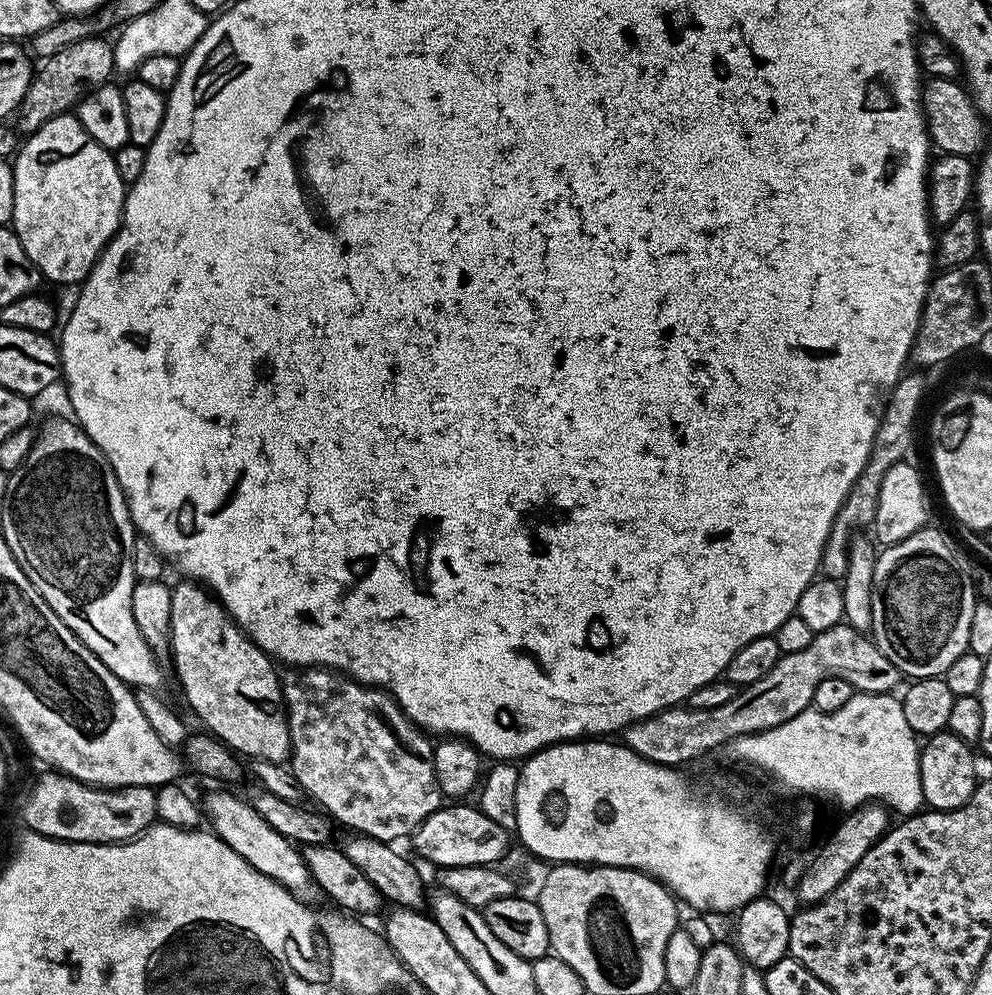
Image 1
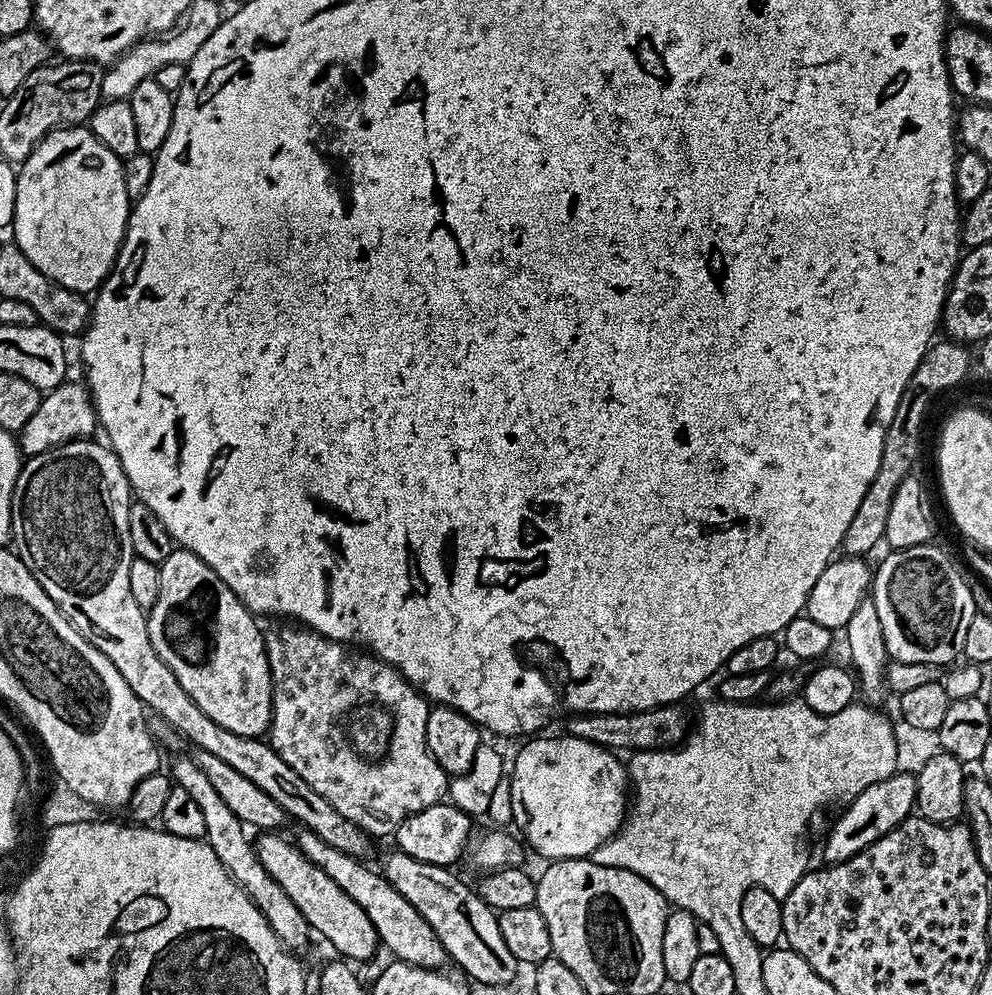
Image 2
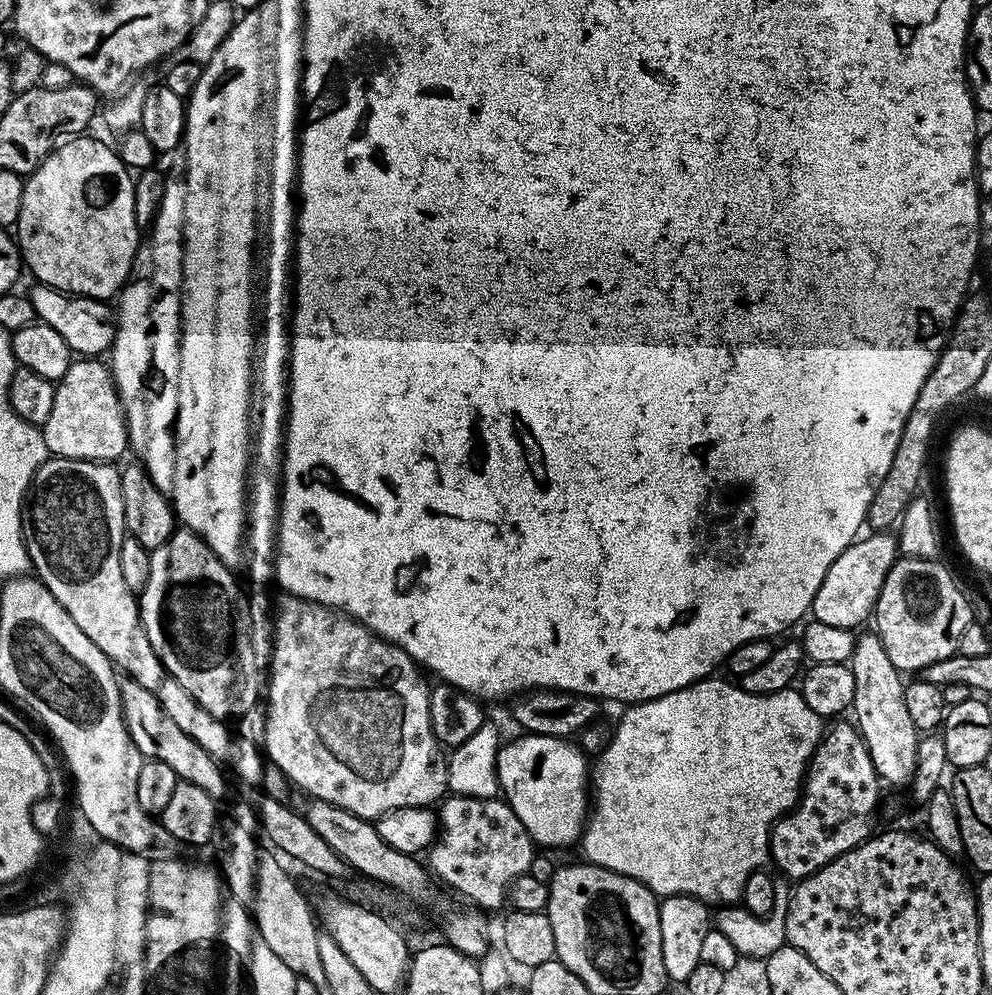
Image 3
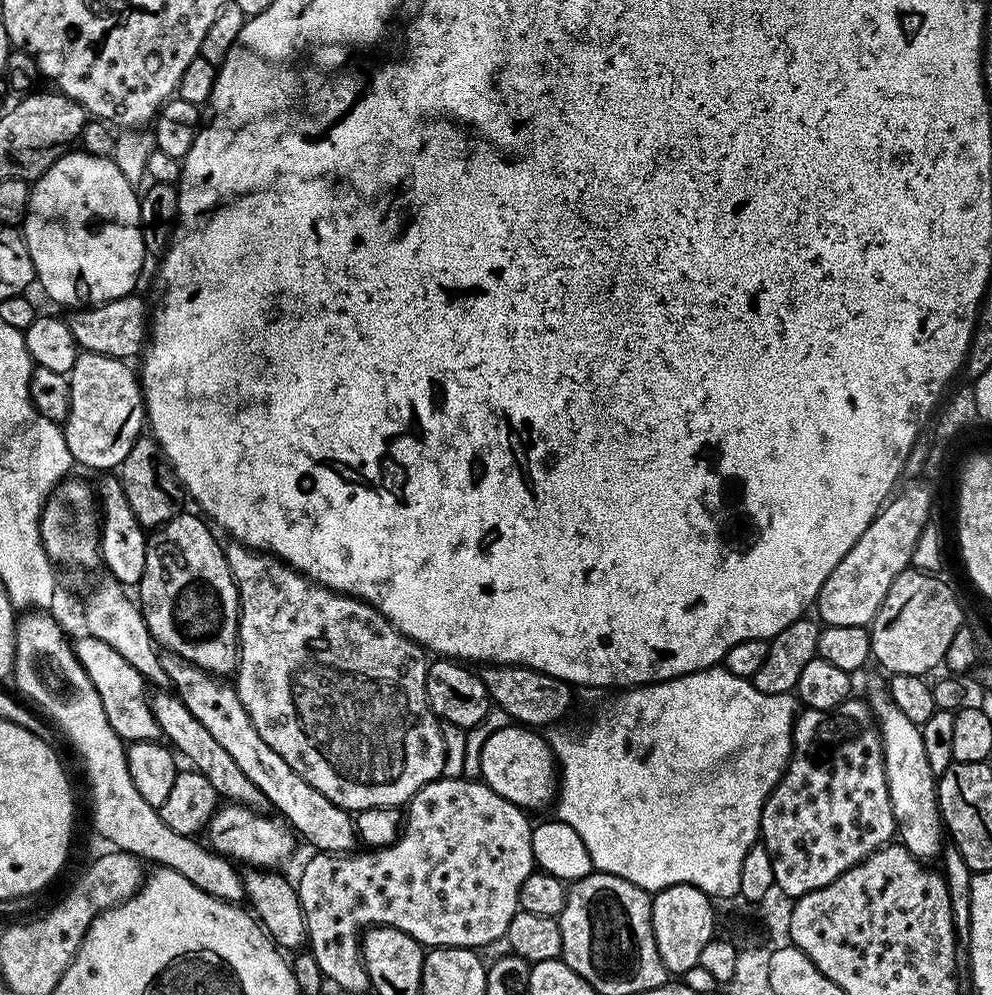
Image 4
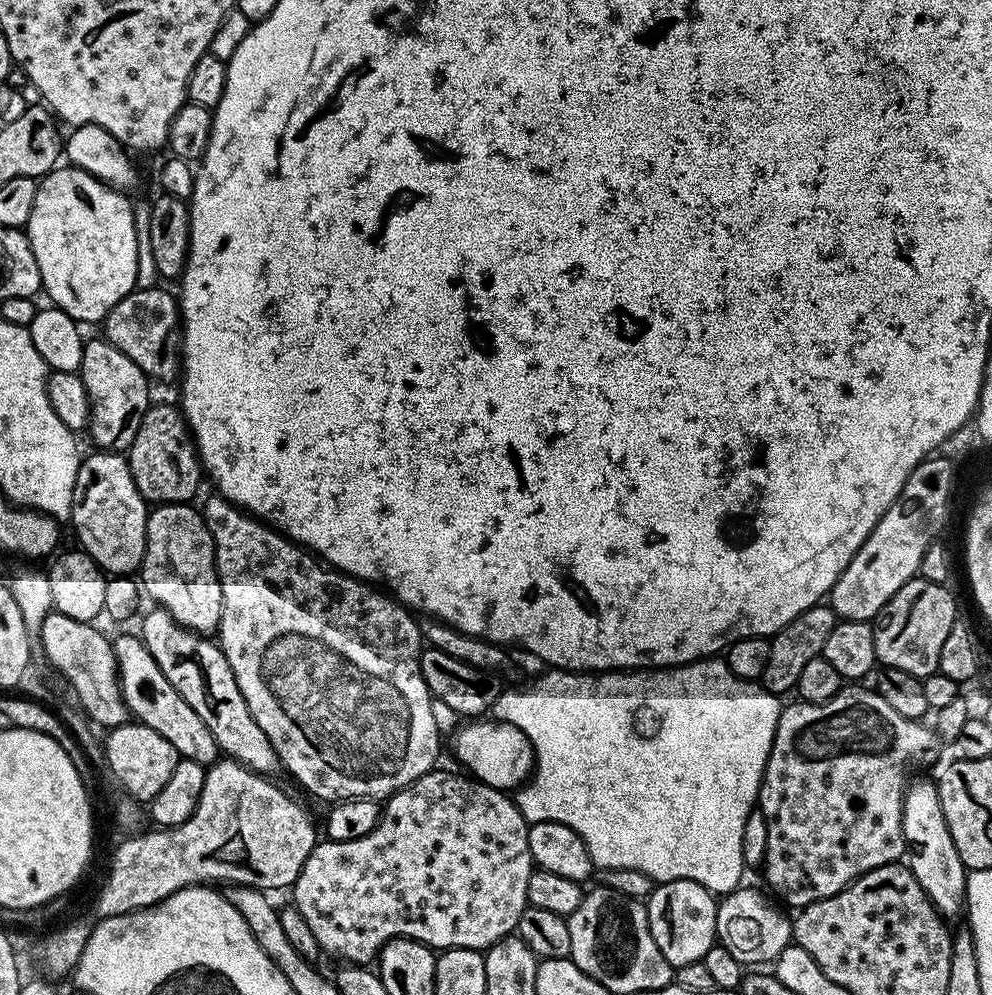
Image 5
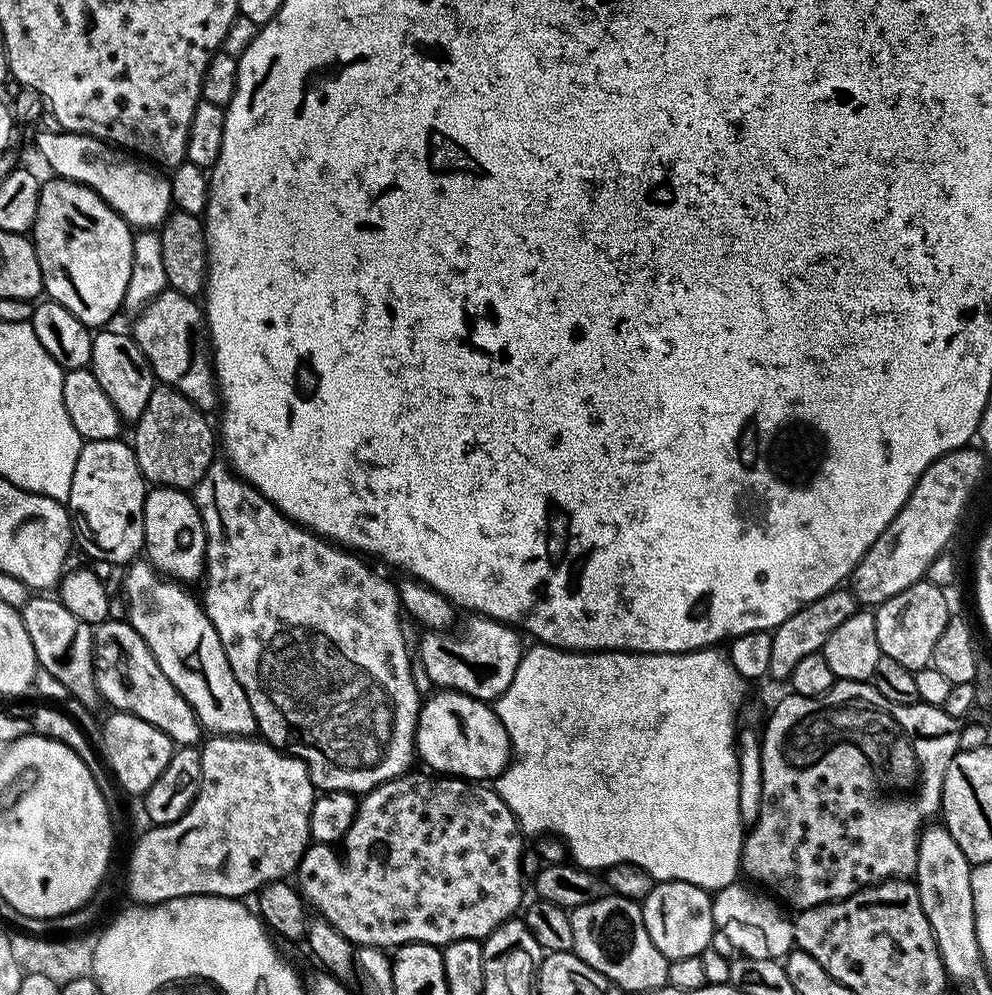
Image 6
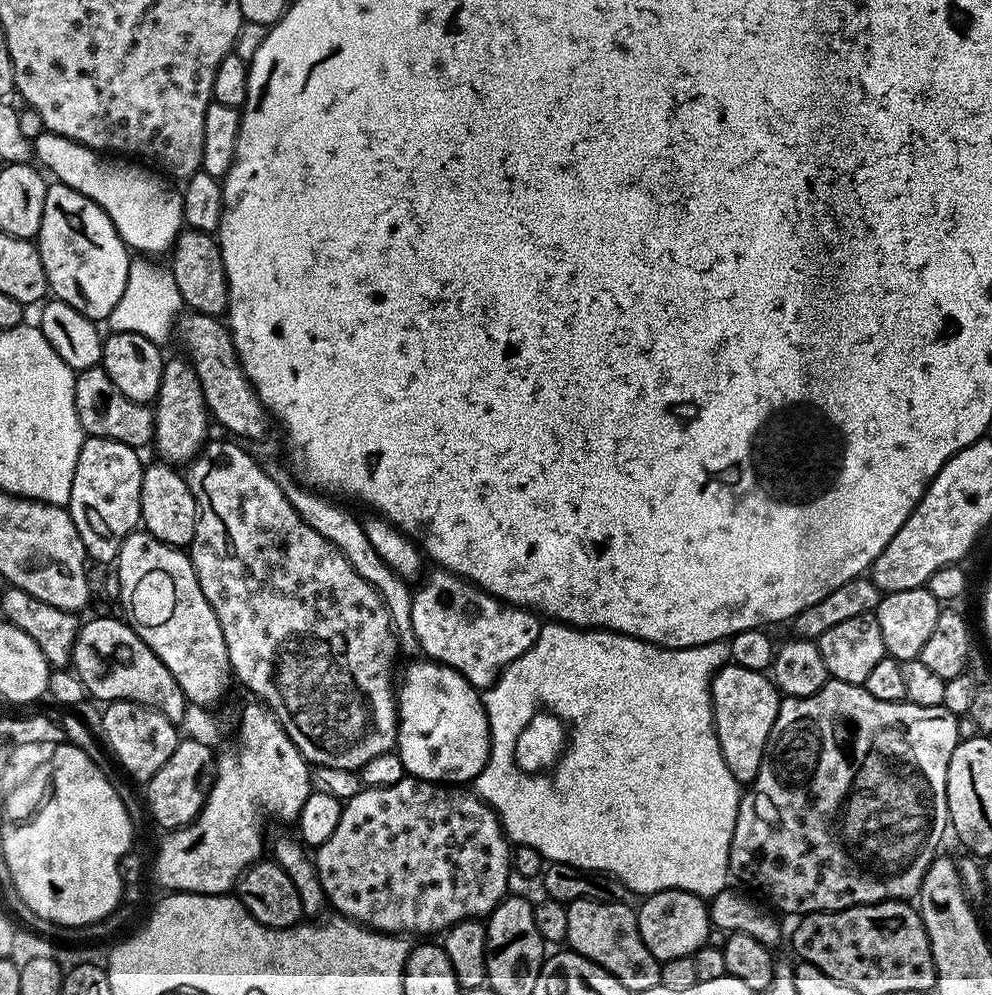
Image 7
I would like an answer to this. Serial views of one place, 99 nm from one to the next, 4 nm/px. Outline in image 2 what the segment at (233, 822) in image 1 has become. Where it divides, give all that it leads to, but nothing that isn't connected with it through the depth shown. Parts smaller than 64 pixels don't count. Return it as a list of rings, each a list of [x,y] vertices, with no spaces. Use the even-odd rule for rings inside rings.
[[[280,834],[261,836],[264,837],[260,841],[257,839],[254,844],[257,858],[270,874],[270,878],[274,878],[274,882],[278,882],[278,886],[282,886],[286,894],[290,894],[290,902],[294,902],[302,912],[309,929],[315,935],[317,932],[322,939],[329,940],[336,954],[345,961],[370,959],[376,948],[381,947],[381,943],[374,930],[374,922],[370,922],[366,910],[362,910],[362,906],[358,906],[358,902],[354,902],[354,898],[350,898],[350,894],[346,894],[346,890],[342,890],[338,882],[330,878],[330,874],[326,874],[318,866],[314,866],[314,862],[307,860],[291,839],[283,840]]]

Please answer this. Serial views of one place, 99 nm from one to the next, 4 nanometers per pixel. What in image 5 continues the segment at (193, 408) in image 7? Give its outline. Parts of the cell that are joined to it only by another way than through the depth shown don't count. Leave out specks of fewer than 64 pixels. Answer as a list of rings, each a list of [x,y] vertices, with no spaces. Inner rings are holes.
[[[168,404],[151,405],[139,424],[126,457],[136,488],[150,504],[175,504],[193,501],[203,477],[203,465],[195,449],[183,413]]]

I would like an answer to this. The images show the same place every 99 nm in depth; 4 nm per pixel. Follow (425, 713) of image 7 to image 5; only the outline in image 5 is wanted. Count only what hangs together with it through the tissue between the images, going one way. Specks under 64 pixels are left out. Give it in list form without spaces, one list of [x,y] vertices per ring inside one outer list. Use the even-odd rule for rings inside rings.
[[[476,718],[456,732],[456,756],[475,779],[501,790],[516,790],[534,771],[532,747],[518,726],[492,718]],[[489,719],[489,720],[488,720]]]

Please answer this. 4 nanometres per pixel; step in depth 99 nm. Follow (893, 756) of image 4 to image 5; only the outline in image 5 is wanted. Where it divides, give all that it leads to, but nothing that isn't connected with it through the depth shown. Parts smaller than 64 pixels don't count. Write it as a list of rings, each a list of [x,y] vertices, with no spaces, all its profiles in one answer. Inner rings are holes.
[[[916,780],[904,790],[902,806],[902,834],[906,849],[906,867],[914,874],[918,886],[928,895],[941,917],[961,915],[966,904],[964,881],[966,869],[962,858],[958,858],[958,850],[954,846],[954,838],[950,838],[950,826],[946,826],[946,818],[942,814],[940,789],[937,781]]]

